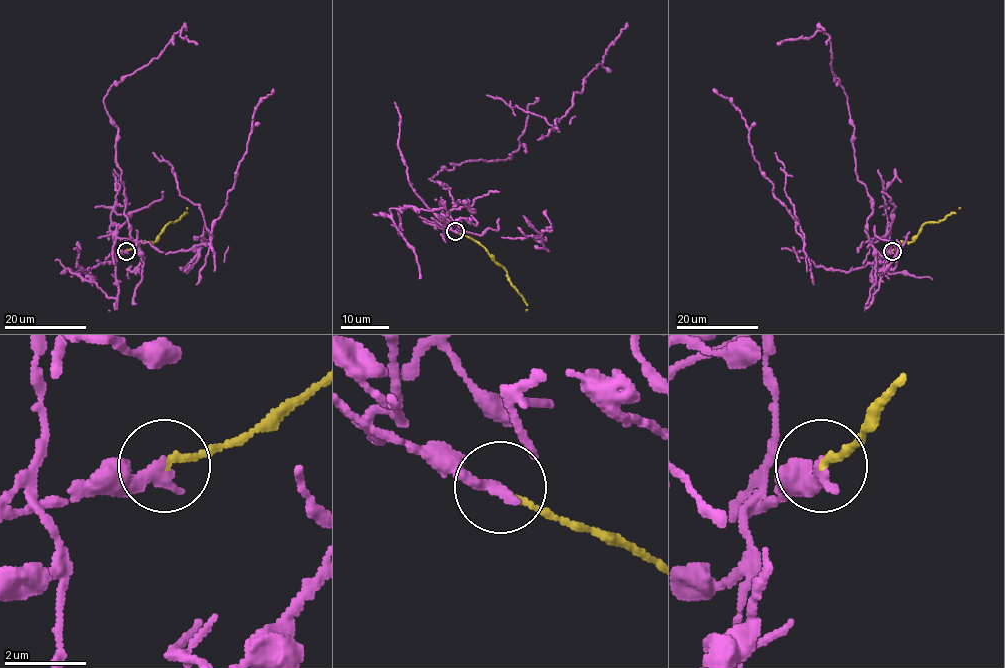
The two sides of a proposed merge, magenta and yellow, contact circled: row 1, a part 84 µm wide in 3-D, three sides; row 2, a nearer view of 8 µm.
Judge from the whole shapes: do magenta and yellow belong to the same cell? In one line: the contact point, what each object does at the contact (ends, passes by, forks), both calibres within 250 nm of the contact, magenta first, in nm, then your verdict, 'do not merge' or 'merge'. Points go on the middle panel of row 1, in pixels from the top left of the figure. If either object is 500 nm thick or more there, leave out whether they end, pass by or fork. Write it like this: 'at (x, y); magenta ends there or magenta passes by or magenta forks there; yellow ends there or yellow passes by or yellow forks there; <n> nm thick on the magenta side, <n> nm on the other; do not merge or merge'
at (455, 231); magenta ends there; yellow ends there; 360 nm thick on the magenta side, 160 nm on the other; do not merge

